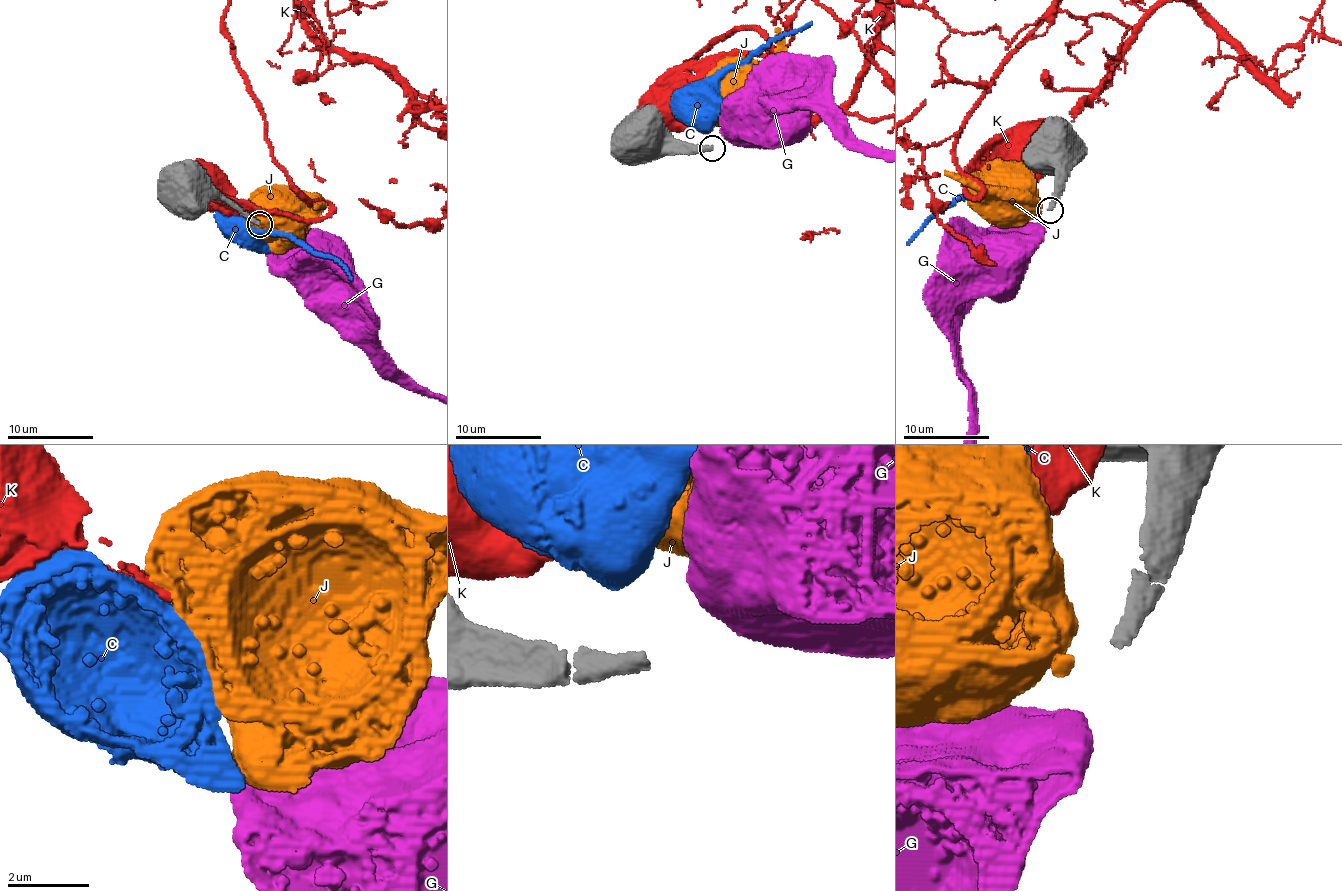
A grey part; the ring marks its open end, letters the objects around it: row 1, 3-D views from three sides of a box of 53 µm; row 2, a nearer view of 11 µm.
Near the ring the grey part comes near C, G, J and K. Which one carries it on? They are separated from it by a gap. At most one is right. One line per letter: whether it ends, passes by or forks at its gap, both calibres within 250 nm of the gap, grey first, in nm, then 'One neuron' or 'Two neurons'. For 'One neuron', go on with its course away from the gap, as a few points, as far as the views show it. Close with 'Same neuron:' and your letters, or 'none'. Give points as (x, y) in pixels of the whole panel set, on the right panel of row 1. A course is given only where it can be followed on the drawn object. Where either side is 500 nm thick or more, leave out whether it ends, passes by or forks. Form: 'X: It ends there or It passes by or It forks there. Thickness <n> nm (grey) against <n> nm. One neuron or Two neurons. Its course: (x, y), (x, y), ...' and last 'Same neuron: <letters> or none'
C: Thickness 360 nm (grey) against 700 nm. Two neurons
G: Thickness 360 nm (grey) against 800 nm. Two neurons
J: Thickness 360 nm (grey) against 900 nm. Two neurons
K: Thickness 360 nm (grey) against 550 nm. Two neurons
Same neuron: none

